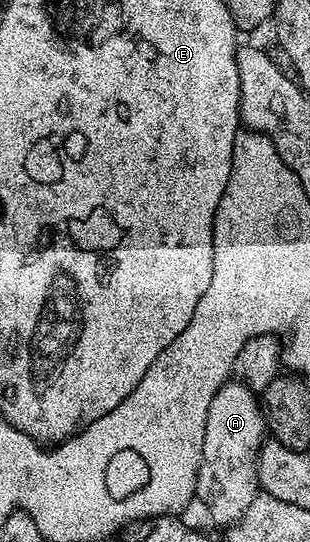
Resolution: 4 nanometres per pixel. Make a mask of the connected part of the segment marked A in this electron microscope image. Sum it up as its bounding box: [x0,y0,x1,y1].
[195,382,268,526]

